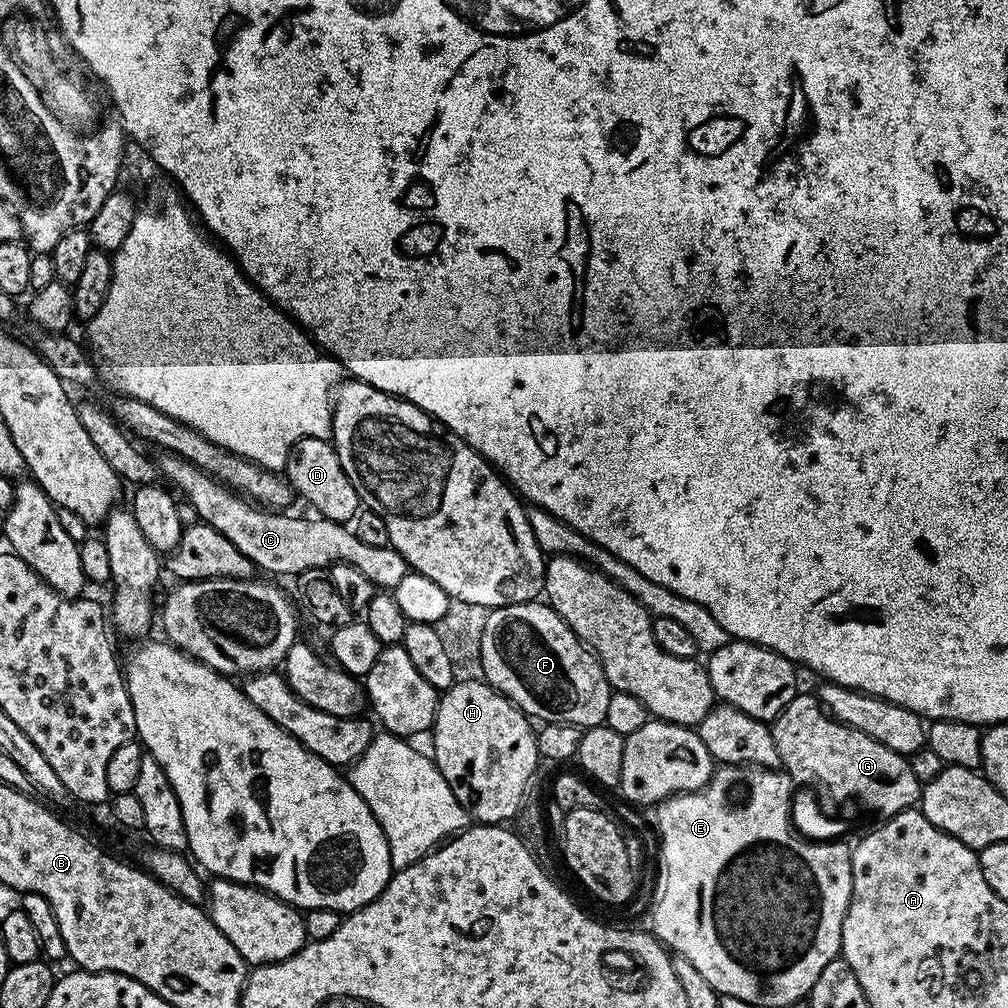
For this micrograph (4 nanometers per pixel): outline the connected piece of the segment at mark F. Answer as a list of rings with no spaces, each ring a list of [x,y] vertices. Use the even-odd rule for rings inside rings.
[[[539,599],[489,611],[486,630],[482,630],[482,670],[483,679],[511,700],[525,716],[540,719],[544,724],[572,724],[581,730],[604,724],[606,706],[614,691],[592,649],[572,633],[570,626],[566,626],[564,619],[548,603]]]

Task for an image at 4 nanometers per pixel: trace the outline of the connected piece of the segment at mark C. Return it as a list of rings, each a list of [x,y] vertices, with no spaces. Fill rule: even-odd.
[[[164,452],[161,457],[158,460],[161,477],[165,481],[170,480],[184,494],[185,498],[192,503],[193,510],[200,515],[197,517],[203,523],[214,526],[214,530],[218,530],[218,534],[222,534],[222,538],[230,538],[230,542],[234,542],[234,546],[238,546],[238,550],[242,550],[242,554],[246,554],[246,558],[250,558],[252,565],[259,571],[261,568],[262,571],[273,572],[276,576],[294,578],[298,574],[302,574],[302,570],[327,569],[334,564],[349,564],[362,570],[362,574],[366,574],[366,578],[370,578],[370,582],[376,585],[377,589],[394,590],[398,586],[398,582],[402,582],[402,578],[406,578],[406,574],[410,570],[406,558],[402,558],[402,554],[398,554],[396,548],[370,546],[366,542],[360,541],[358,534],[354,534],[347,523],[323,518],[307,520],[304,516],[284,516],[288,514],[280,510],[269,510],[264,506],[257,506],[253,501],[237,494],[227,484],[221,484],[219,480],[208,476],[198,466],[186,462],[186,458],[176,456],[173,452]]]

